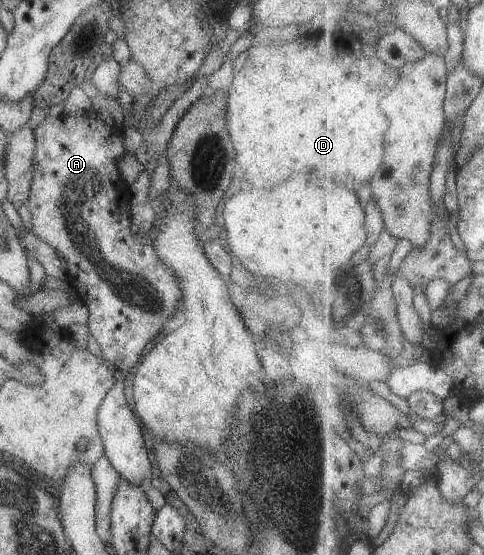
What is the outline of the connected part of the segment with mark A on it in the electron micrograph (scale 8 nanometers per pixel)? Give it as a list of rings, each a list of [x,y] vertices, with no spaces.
[[[86,112],[80,116],[60,116],[57,118],[46,116],[41,124],[38,124],[33,129],[33,136],[35,139],[34,156],[32,156],[32,179],[29,187],[29,196],[27,199],[27,209],[30,211],[32,218],[32,234],[39,240],[42,240],[47,246],[50,246],[64,264],[66,264],[67,277],[73,294],[86,305],[88,309],[88,320],[85,326],[88,328],[89,334],[94,338],[102,353],[101,358],[110,362],[116,370],[122,371],[123,374],[133,367],[136,367],[141,361],[142,350],[144,346],[159,334],[160,326],[171,320],[177,315],[178,302],[180,302],[180,288],[178,288],[178,280],[172,276],[172,272],[162,264],[162,260],[158,260],[154,248],[152,248],[153,234],[149,233],[145,237],[140,238],[130,230],[132,197],[129,188],[122,180],[121,175],[116,166],[116,158],[120,154],[124,154],[124,146],[122,146],[122,136],[120,130],[112,126],[106,126],[94,112]]]

